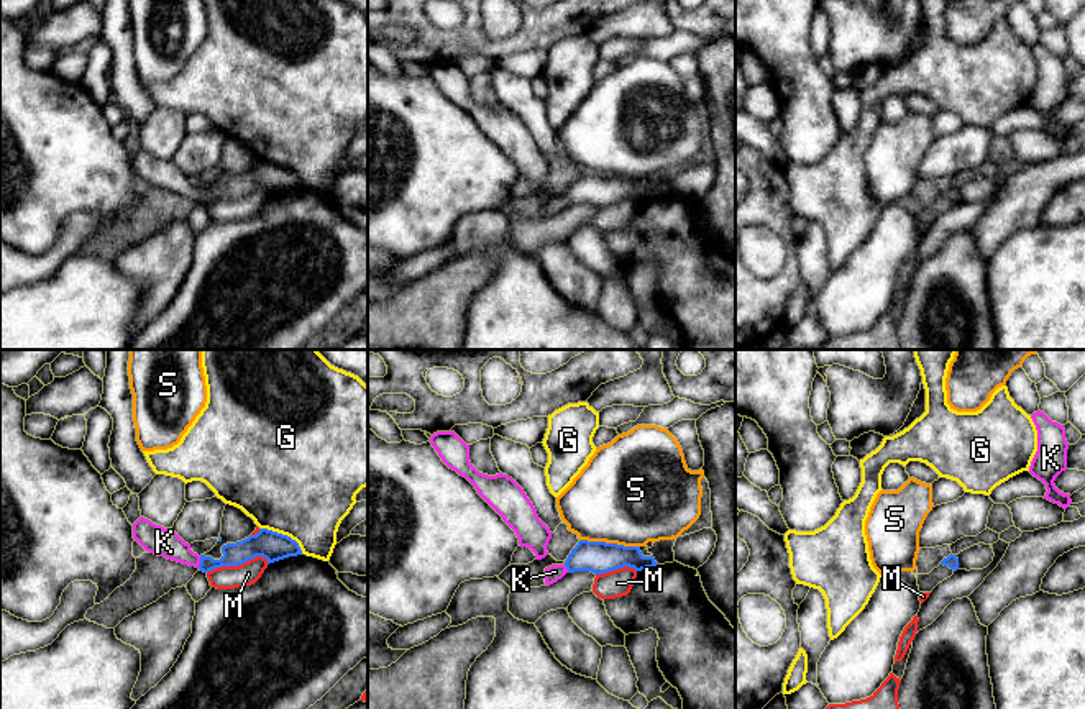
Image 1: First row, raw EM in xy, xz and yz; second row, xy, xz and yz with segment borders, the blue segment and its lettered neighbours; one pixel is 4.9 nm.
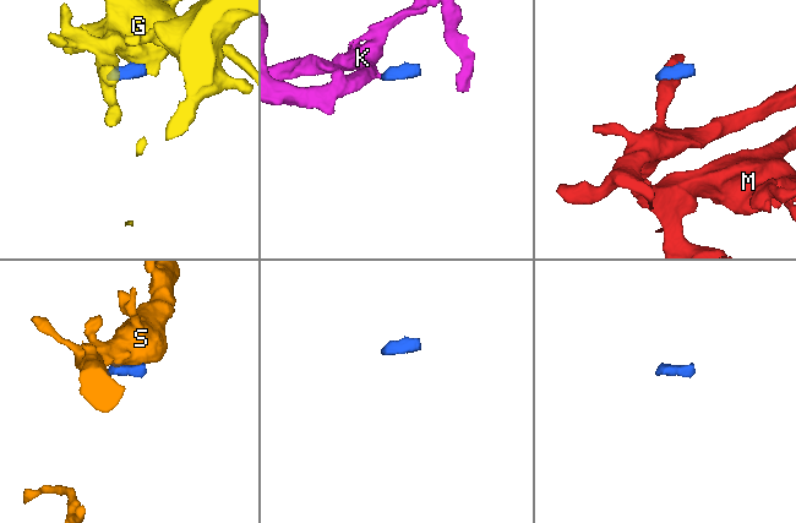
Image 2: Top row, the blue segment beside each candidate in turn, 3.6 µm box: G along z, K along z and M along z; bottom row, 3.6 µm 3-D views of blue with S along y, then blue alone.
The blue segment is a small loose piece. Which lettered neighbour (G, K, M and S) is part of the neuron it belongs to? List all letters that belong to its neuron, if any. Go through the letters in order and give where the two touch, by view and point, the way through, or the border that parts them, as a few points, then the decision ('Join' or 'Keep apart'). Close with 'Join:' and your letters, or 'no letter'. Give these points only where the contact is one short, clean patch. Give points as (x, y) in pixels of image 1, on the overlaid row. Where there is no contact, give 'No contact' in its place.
G: Touches blue at xy (281, 534). Boundary: xy (260, 527), (289, 535), (302, 552). Keep apart
K: Touches blue at xy (201, 562). Path across: xy (237, 553), (219, 563), (201, 562), (186, 557), (164, 542). Join
M: Touches blue at xy (237, 565). Boundary: xy (268, 560), (253, 557), (237, 565), (215, 567), (207, 573). Keep apart
S: Touches blue at xz (609, 544). Boundary: xz (580, 539), (639, 547). Keep apart
Join: K

